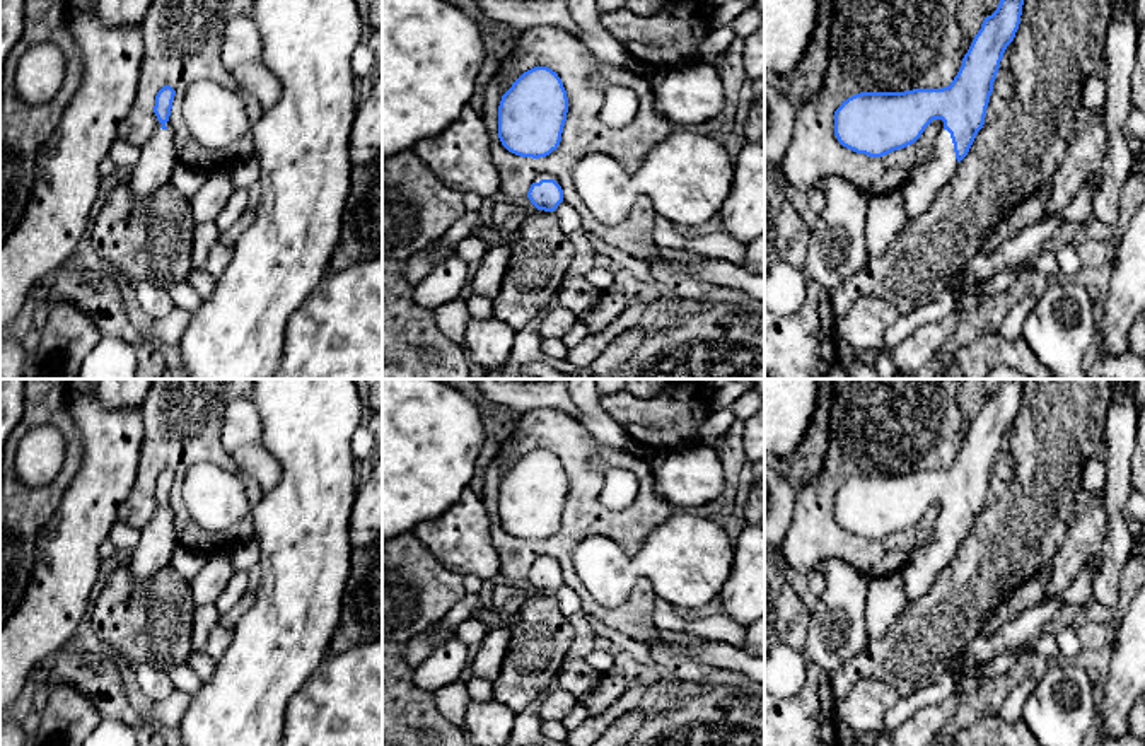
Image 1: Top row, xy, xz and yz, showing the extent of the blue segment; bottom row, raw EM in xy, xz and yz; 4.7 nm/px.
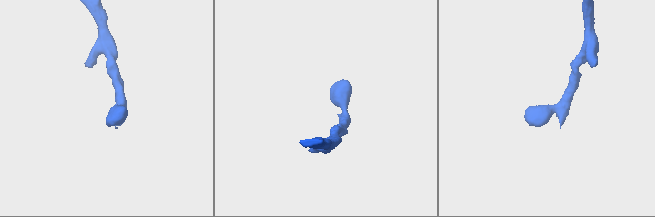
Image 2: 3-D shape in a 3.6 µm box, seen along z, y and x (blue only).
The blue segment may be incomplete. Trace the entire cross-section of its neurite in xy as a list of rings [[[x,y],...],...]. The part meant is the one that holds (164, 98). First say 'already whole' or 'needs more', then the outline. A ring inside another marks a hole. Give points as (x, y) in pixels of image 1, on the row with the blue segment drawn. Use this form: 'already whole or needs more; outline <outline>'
needs more; outline [[[164,85],[155,96],[154,113],[160,125],[140,149],[140,157],[128,179],[128,188],[138,200],[150,198],[172,179],[177,155],[174,149],[174,133],[166,123],[171,116],[174,96],[176,90],[171,85]]]

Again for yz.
needs more; outline [[[1000,0],[997,10],[985,17],[954,80],[942,89],[913,89],[904,92],[860,92],[834,111],[834,135],[838,142],[869,157],[882,157],[915,143],[933,119],[942,119],[932,155],[920,162],[901,186],[906,222],[923,215],[939,191],[954,178],[961,160],[968,155],[978,131],[985,125],[986,108],[993,92],[1000,61],[1014,41],[1020,24],[1024,0]]]

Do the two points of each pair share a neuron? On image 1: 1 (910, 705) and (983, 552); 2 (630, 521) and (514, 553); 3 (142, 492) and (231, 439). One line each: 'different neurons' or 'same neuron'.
1: different neurons
2: same neuron
3: different neurons

